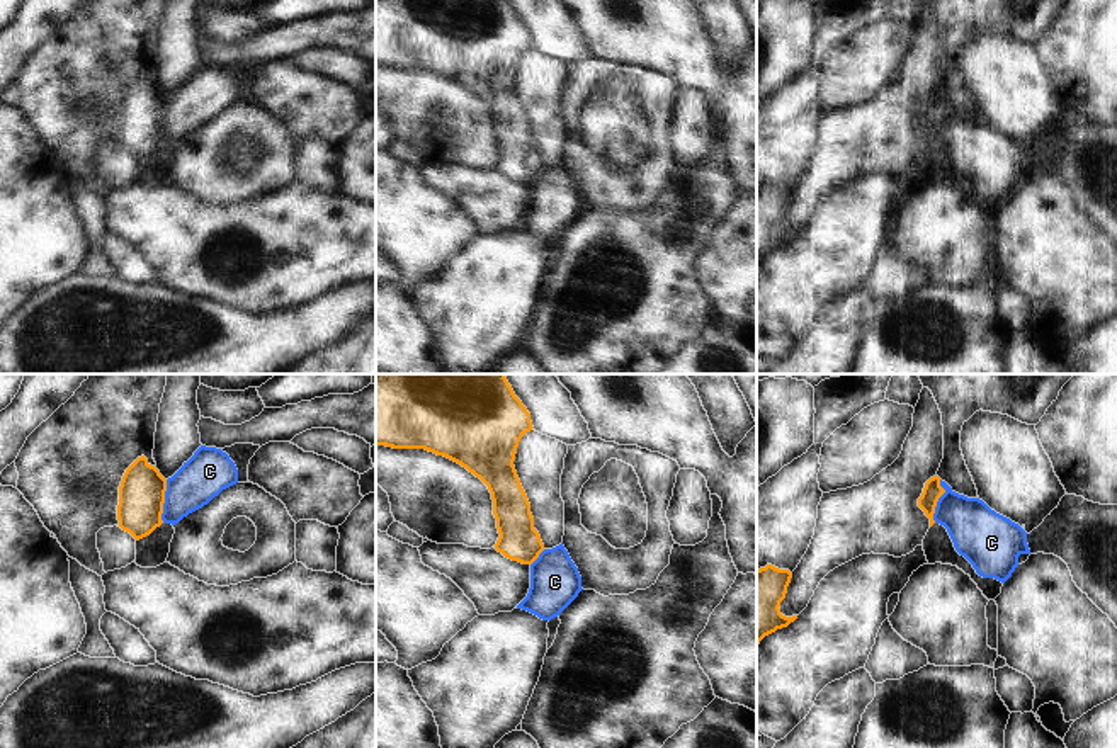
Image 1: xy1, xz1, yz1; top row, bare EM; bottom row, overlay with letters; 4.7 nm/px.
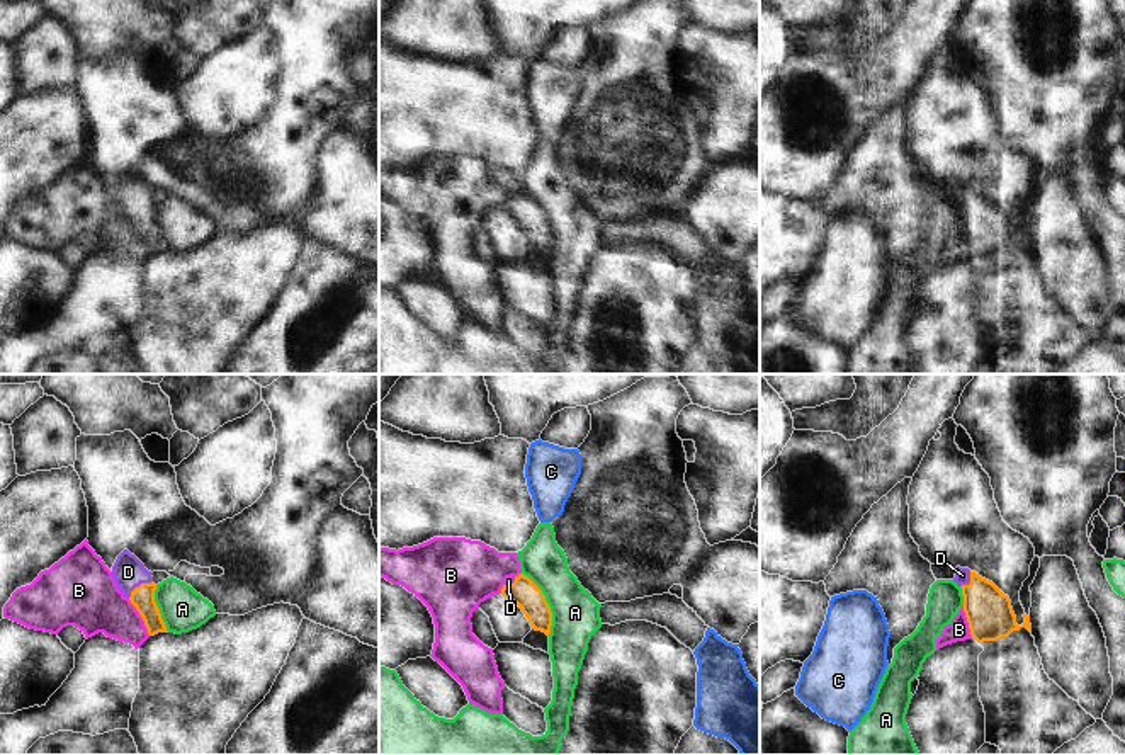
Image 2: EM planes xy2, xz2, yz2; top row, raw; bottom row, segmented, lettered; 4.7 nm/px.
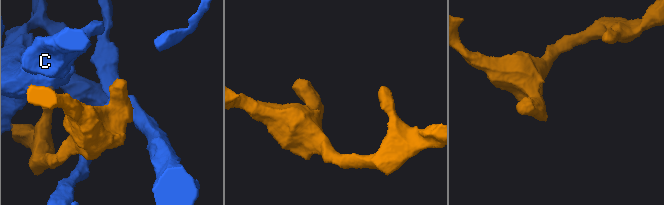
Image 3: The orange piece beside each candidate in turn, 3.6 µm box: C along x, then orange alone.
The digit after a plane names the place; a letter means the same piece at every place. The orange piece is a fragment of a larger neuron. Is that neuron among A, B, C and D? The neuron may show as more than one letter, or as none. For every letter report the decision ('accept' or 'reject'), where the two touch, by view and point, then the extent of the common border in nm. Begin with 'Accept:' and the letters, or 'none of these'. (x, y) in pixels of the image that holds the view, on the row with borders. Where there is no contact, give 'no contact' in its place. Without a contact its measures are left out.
Accept: D
A: reject; meets orange in xz2 at (548, 604); contact 340 nm long
B: reject; meets orange in xy2 at (141, 616); contact 200 nm long
C: reject; meets orange in xy1 at (164, 502); contact 200 nm long
D: accept; meets orange in xy2 at (140, 585); contact 150 nm long

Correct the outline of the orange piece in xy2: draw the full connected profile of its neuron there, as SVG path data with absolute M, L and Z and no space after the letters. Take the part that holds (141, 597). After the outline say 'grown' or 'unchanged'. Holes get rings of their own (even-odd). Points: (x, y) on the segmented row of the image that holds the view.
M124 549L112 566L112 576L119 590L143 617L148 634L167 633L167 626L155 602L156 585L153 583L151 571L134 554Z | grown

